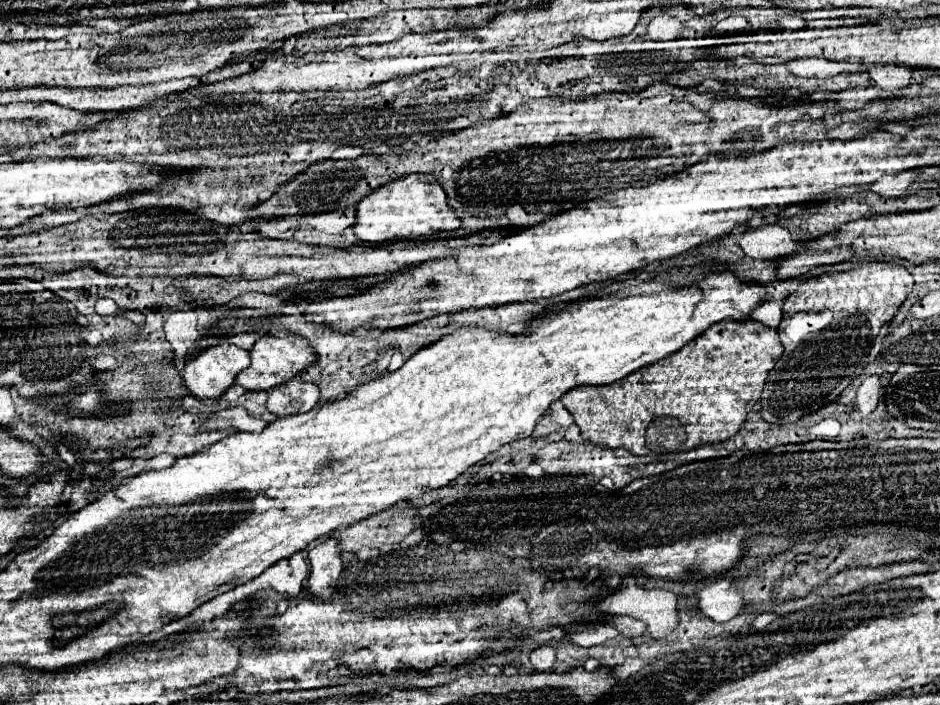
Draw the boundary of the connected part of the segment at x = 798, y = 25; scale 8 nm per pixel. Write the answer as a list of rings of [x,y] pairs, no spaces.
[[[796,16],[784,17],[778,24],[787,31],[793,31],[806,27],[807,23],[802,19]]]

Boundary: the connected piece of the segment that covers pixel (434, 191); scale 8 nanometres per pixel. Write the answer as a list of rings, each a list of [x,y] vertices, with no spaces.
[[[412,174],[394,180],[392,184],[386,184],[384,188],[378,188],[378,192],[372,192],[360,200],[356,206],[354,234],[364,242],[382,244],[392,240],[414,240],[442,230],[450,232],[458,230],[460,226],[462,222],[452,206],[448,206],[448,198],[440,184],[436,184],[436,180],[432,180],[428,174]]]

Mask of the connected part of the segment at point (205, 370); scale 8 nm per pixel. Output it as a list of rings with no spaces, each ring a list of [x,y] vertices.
[[[228,340],[212,346],[184,364],[184,384],[196,398],[218,400],[236,376],[250,366],[250,354]]]

